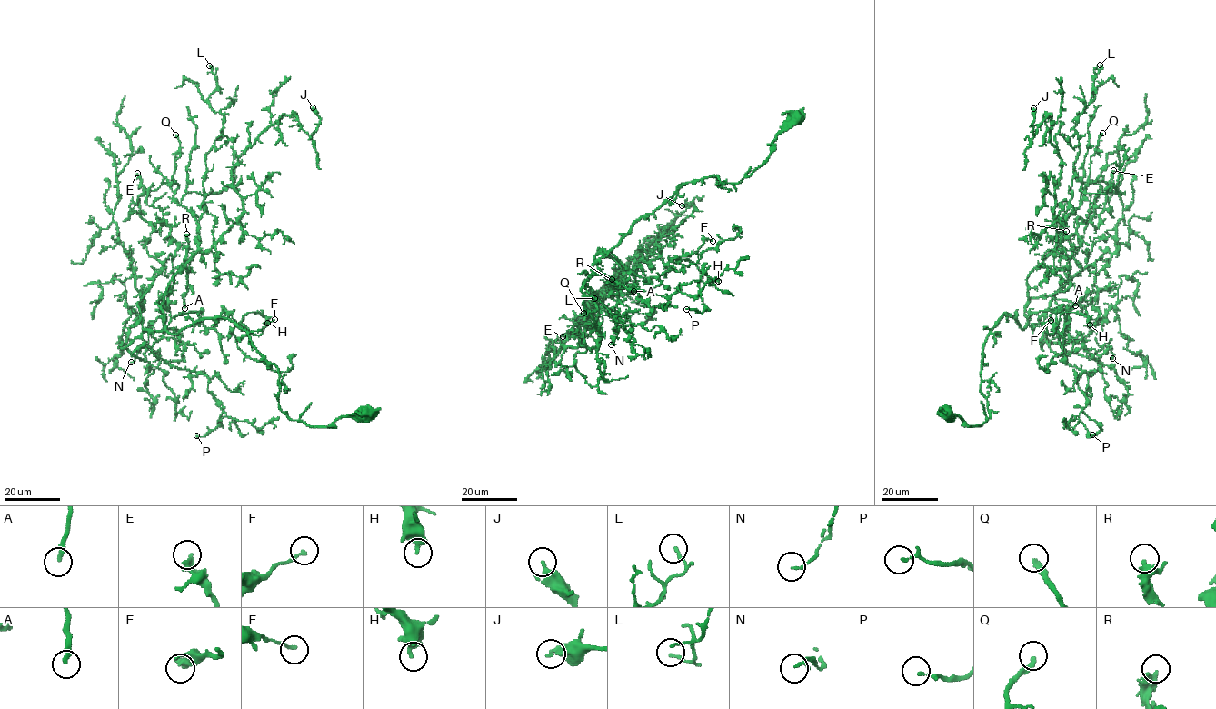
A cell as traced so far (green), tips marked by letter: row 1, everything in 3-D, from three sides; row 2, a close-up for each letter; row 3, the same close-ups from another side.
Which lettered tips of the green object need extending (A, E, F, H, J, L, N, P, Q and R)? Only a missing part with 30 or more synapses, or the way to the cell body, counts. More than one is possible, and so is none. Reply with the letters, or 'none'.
Q

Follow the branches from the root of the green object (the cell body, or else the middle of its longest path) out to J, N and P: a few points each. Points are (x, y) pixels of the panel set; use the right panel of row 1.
J: (946, 413), (990, 418), (986, 337), (1005, 314), (1024, 329), (1028, 274), (1063, 248), (1061, 160), (1033, 108)
N: (946, 413), (969, 426), (991, 416), (982, 348), (1004, 314), (1083, 356), (1109, 342), (1112, 358)
P: (946, 413), (969, 426), (991, 416), (982, 348), (1008, 314), (1040, 324), (1083, 371), (1092, 434)

